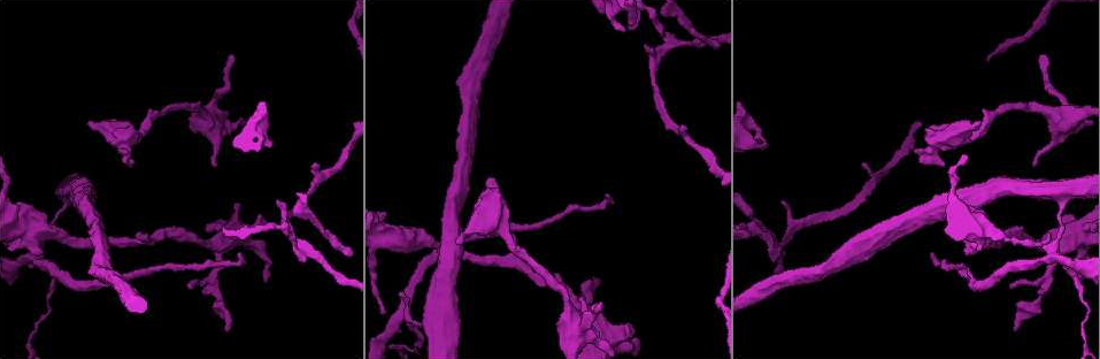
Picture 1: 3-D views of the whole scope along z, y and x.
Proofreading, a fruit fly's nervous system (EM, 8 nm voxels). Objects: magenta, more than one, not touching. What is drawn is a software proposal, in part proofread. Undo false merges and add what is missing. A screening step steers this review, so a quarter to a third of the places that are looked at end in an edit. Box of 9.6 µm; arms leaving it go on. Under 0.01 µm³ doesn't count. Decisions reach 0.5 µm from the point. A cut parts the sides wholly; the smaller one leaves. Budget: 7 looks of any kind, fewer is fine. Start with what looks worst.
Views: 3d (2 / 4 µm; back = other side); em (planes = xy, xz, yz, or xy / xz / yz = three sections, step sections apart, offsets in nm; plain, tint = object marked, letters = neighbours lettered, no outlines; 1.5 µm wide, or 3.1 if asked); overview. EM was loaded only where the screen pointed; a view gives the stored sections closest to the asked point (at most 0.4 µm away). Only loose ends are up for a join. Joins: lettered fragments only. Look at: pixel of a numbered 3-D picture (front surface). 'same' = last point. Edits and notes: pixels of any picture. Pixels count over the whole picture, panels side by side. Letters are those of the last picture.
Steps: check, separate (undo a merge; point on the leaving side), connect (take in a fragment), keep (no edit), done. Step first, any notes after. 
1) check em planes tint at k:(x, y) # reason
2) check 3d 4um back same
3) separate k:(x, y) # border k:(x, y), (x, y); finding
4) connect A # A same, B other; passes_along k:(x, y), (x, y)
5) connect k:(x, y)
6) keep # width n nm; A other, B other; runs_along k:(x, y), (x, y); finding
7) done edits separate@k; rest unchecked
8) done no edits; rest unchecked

check 3d 4um at 1:(233, 55) # tapers out

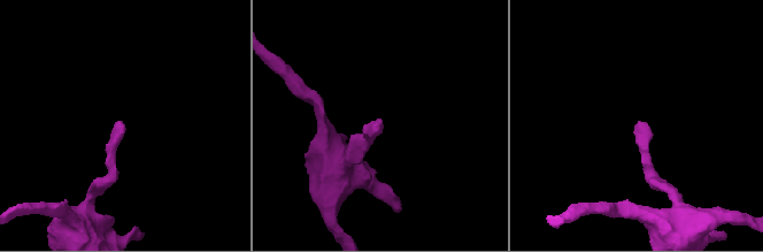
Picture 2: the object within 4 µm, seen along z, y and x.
check em xz step 8 letters at 2:(121, 123) # shape alone is not enough

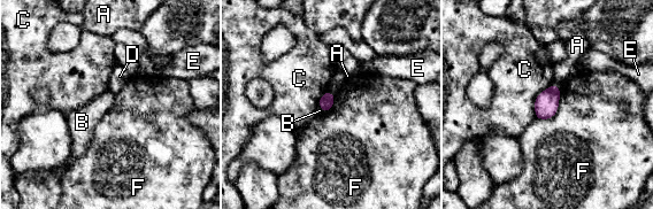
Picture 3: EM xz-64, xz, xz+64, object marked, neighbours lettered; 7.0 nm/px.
check em planes letters same

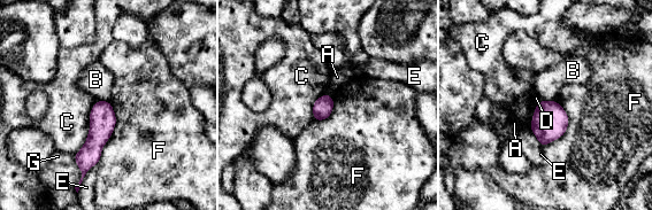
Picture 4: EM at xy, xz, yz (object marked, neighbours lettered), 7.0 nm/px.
keep # A other, B other, C other, D other, E other, F other, G other; runs_along 4:(106, 103), (100, 132), (83, 169); no lettered fragment goes on from it

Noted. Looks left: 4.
check 3d 2um back at 1:(265, 280) # branch stops here

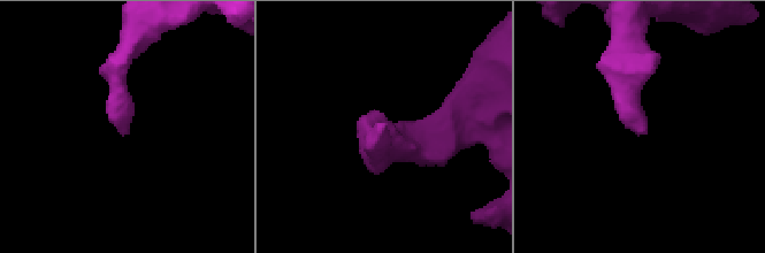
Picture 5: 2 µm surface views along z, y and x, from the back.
check em xz step 4 tint at 5:(124, 133)

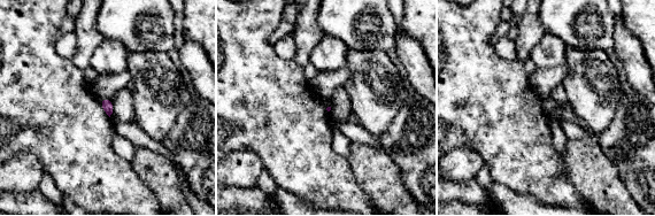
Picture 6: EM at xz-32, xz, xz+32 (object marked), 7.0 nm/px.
check em planes letters same

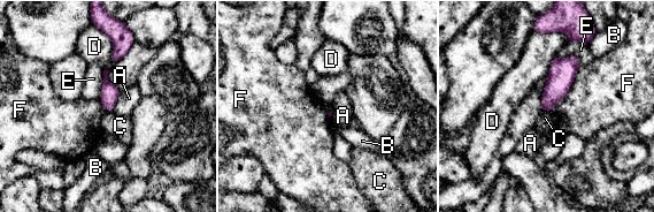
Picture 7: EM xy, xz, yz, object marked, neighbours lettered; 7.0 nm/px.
keep # A other, B other, C other, D other, E other, F other; border 7:(106, 111), (112, 112); no lettered fragment goes on from it

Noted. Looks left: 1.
check em planes letters at 1:(663, 35) # arms run side by side

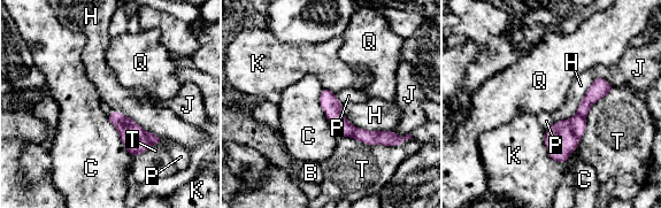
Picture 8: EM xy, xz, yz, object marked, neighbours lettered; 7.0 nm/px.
separate 8:(154, 138) # B other, C other, H other, J other, K other, P other, Q other, T other; border 8:(147, 133), (152, 143); two neurons meet here

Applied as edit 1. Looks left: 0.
done edits separate@8; rest unchecked

